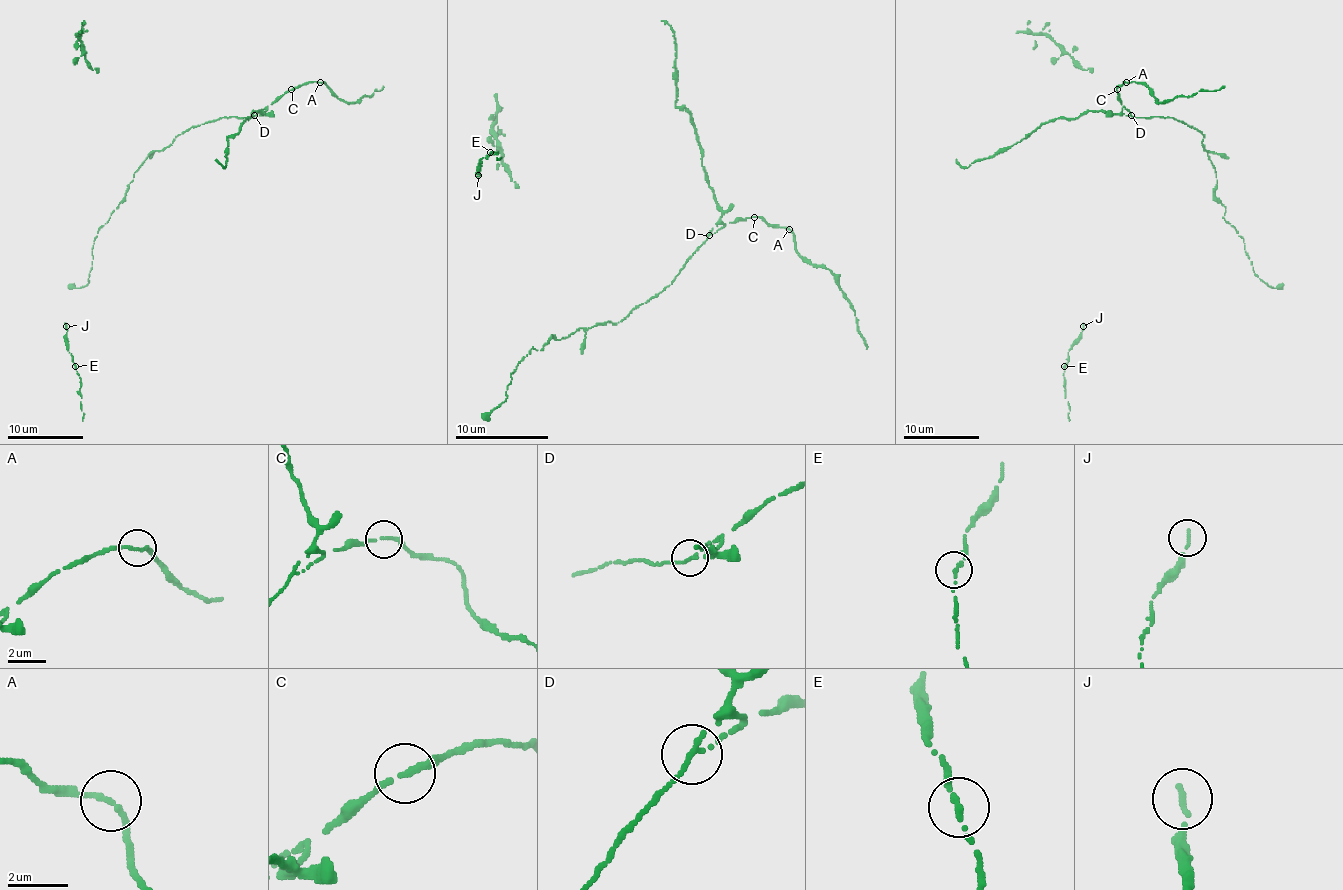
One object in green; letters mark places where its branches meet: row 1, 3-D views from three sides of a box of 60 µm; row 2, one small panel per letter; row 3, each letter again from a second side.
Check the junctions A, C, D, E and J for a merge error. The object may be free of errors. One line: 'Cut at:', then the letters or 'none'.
Cut at: none

